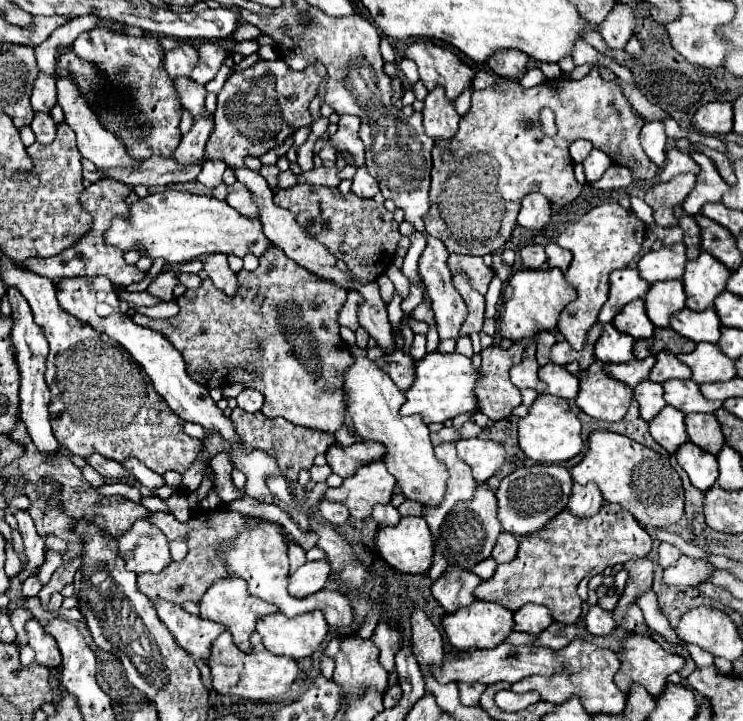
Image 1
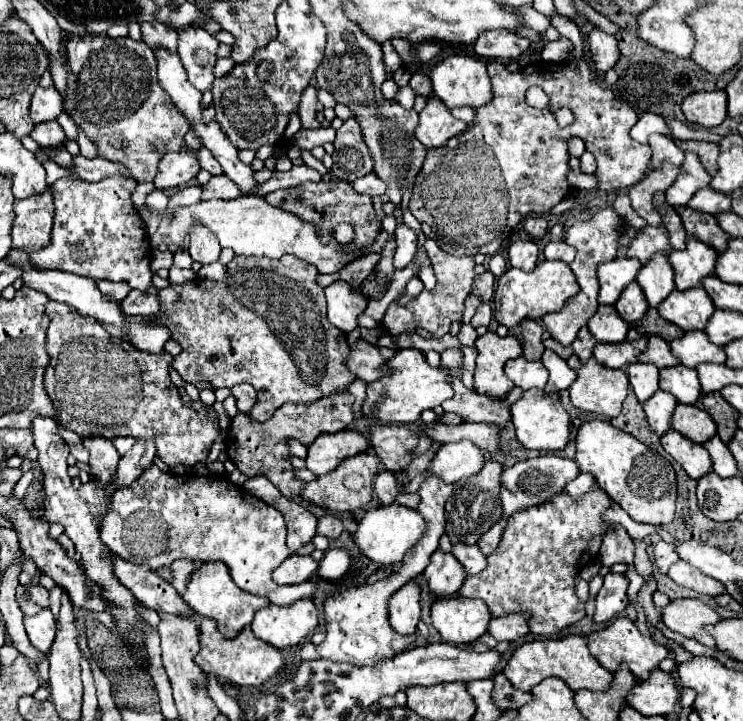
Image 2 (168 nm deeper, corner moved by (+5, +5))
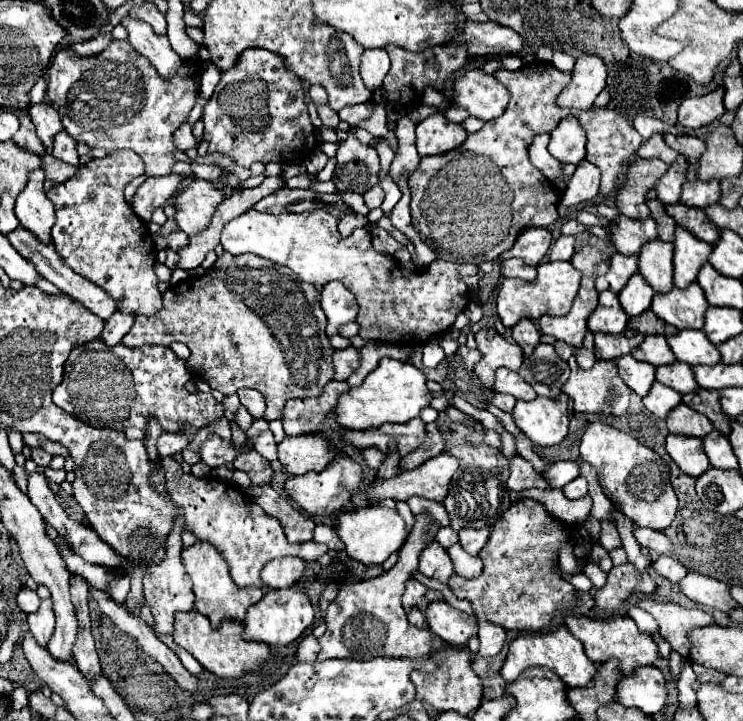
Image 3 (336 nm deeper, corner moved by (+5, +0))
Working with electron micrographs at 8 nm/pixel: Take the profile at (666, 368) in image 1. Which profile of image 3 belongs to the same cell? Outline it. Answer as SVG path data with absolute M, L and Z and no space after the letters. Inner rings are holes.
M651 335L645 337L645 341L631 353L637 361L645 361L651 363L653 367L661 367L661 365L669 365L675 363L675 355L669 349L665 337L661 335Z

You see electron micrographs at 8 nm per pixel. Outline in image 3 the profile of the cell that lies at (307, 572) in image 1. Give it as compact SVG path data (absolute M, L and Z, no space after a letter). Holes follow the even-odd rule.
M299 557L273 559L261 571L261 581L271 589L289 589L303 577L305 561Z

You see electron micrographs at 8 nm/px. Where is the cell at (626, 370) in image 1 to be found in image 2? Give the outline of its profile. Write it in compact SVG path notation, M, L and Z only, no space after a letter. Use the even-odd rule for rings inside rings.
M639 338L635 342L623 340L619 344L603 344L599 342L595 346L593 356L597 358L597 362L601 362L603 366L609 368L627 368L631 362L637 360L637 356L647 348L647 338Z

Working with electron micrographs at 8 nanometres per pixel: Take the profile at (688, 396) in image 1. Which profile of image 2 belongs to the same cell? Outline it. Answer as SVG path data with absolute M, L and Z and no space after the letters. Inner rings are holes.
M683 364L663 368L659 374L659 388L673 394L681 404L695 404L701 394L697 370L691 370Z

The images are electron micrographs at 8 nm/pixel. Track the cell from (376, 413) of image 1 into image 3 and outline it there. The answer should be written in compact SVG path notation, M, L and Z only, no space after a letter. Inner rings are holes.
M368 447L367 449L362 449L362 455L366 465L376 471L385 460L385 455L375 447Z

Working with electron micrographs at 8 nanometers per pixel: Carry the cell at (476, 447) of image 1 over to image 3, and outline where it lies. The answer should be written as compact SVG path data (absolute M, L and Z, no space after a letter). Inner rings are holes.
M439 453L437 457L425 461L421 467L403 471L393 479L373 483L365 489L369 499L395 499L407 501L413 495L439 501L447 497L449 481L453 473L459 469L459 459L447 453Z

